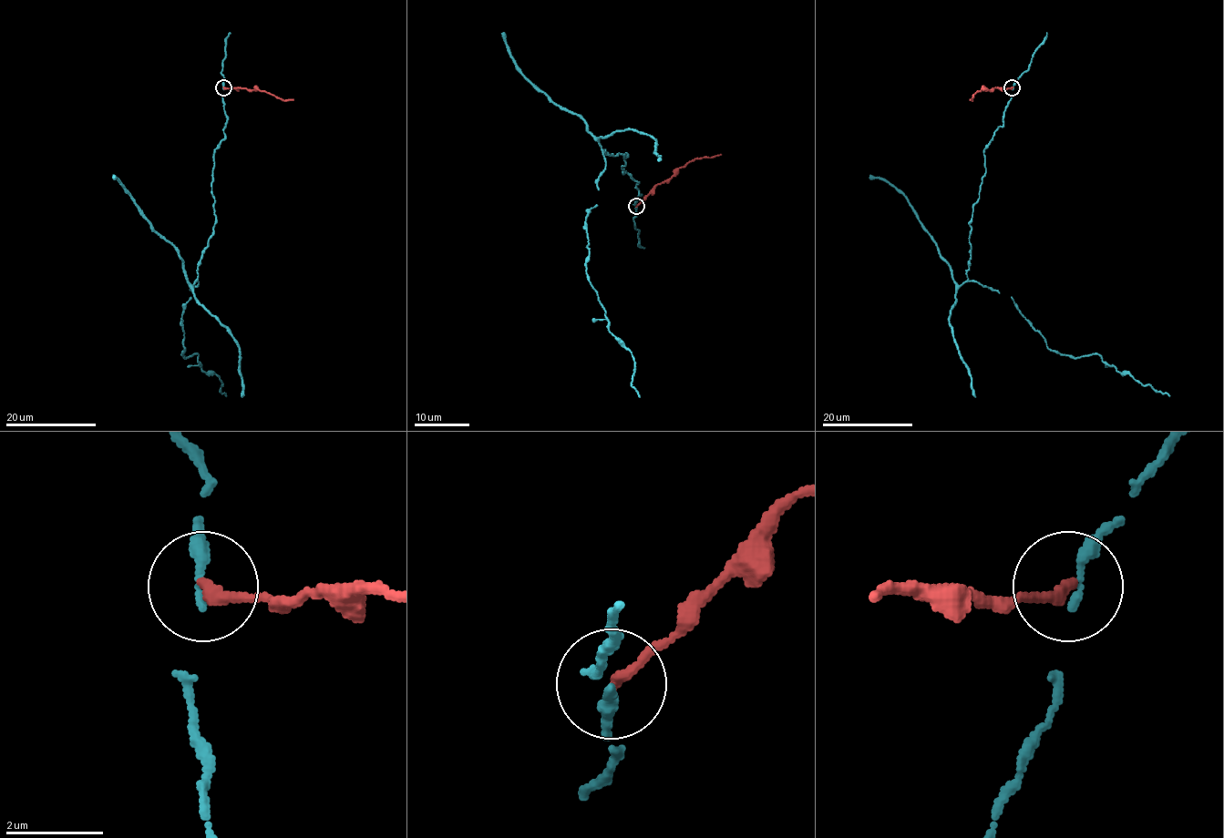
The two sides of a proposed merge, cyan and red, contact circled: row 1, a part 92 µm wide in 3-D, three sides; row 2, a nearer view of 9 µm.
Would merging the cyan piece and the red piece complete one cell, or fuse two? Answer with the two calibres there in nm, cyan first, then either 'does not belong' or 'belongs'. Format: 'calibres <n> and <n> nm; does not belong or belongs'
calibres 220 and 240 nm; does not belong

